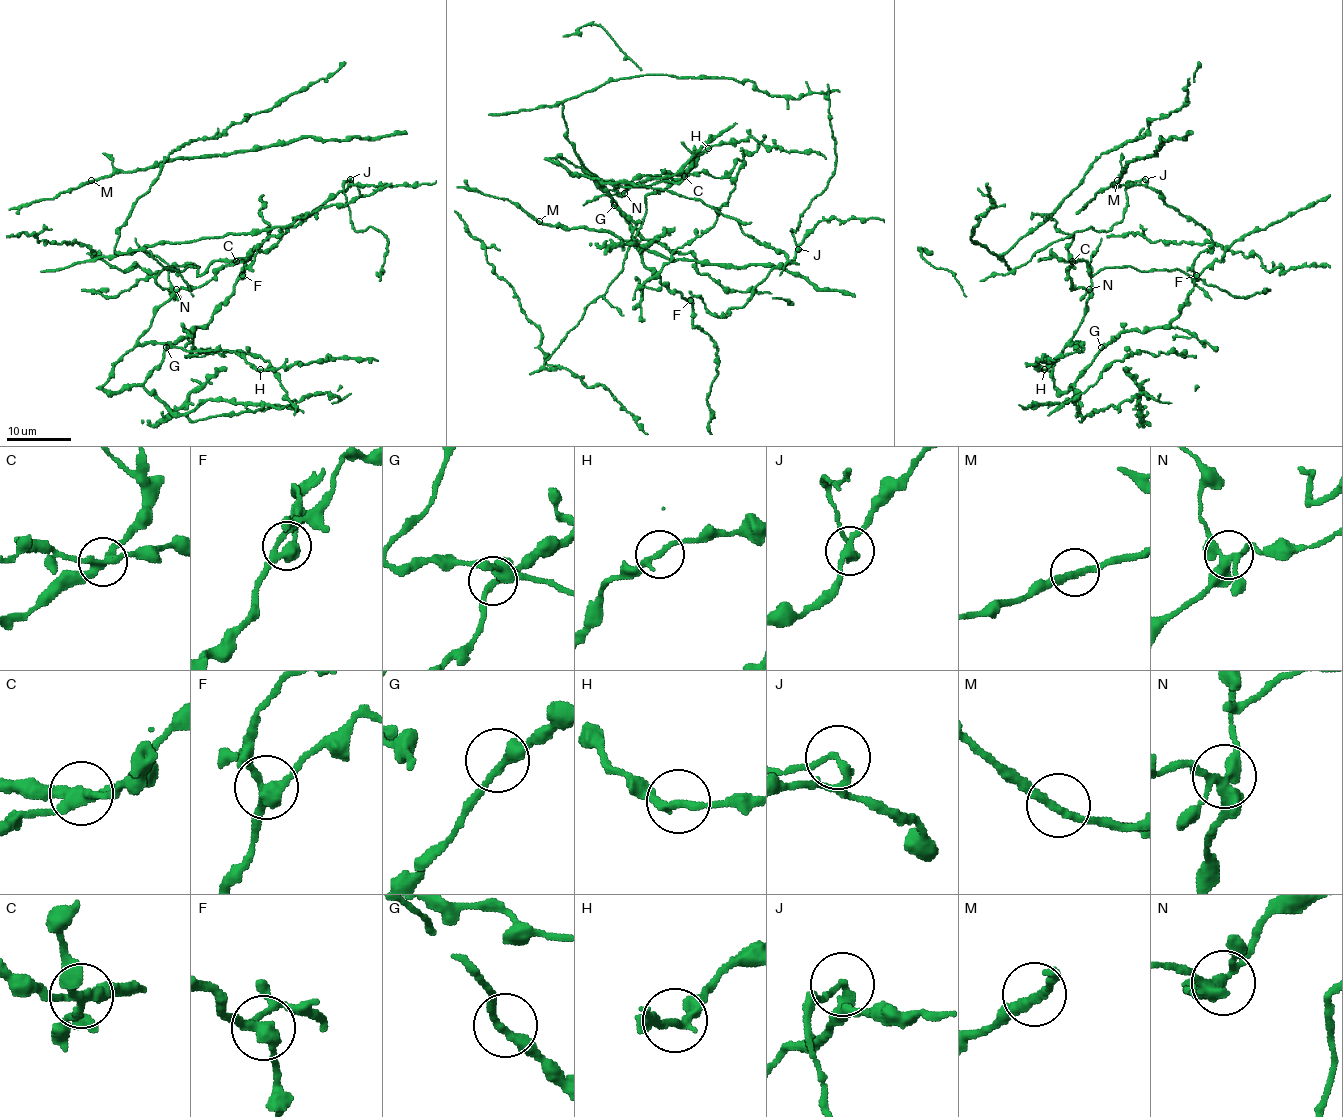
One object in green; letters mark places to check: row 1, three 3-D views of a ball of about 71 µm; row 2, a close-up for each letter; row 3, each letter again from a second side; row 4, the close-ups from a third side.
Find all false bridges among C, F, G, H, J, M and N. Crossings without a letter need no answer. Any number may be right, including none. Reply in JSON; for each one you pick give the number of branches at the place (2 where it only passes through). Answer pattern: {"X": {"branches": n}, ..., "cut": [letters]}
{"C": {"branches": 4}, "J": {"branches": 2}, "cut": ["C", "J"]}

